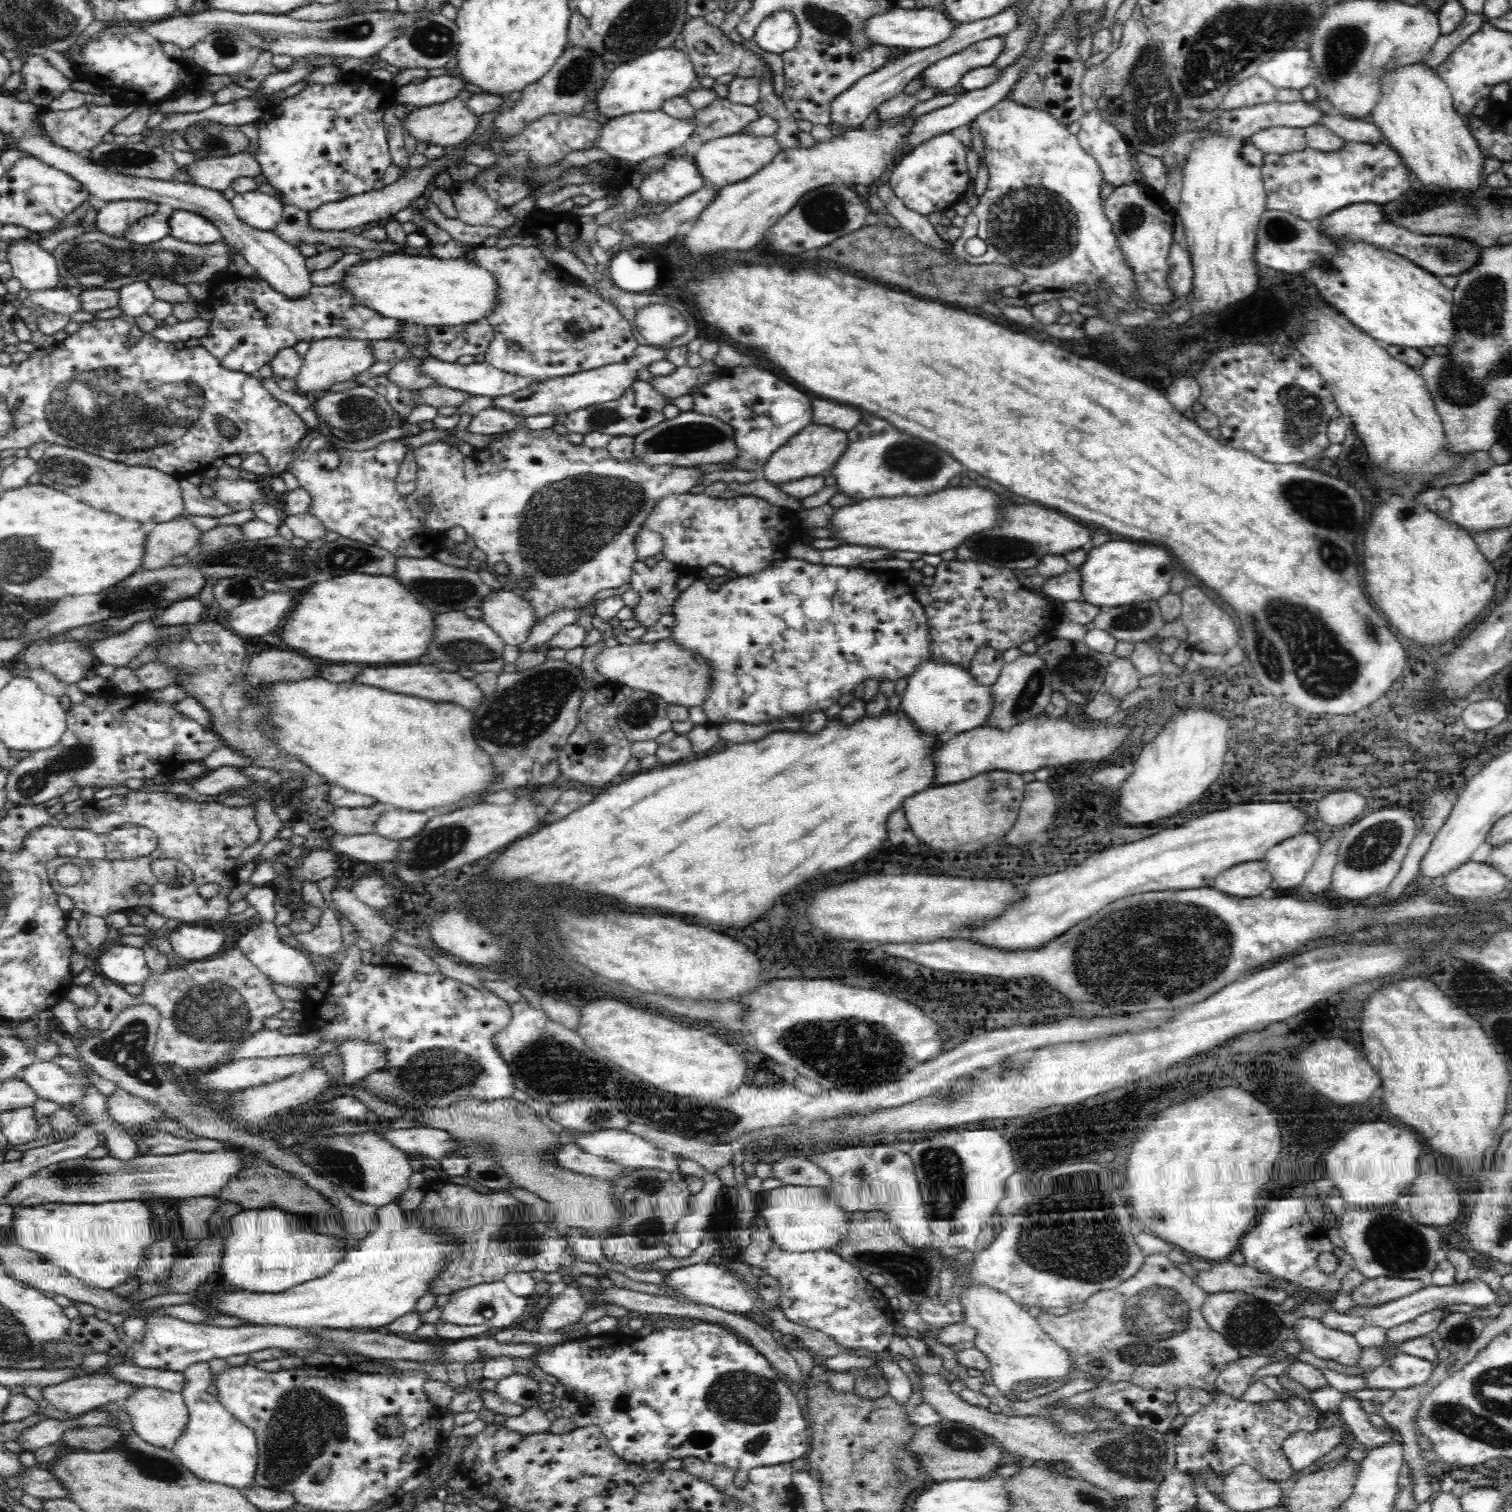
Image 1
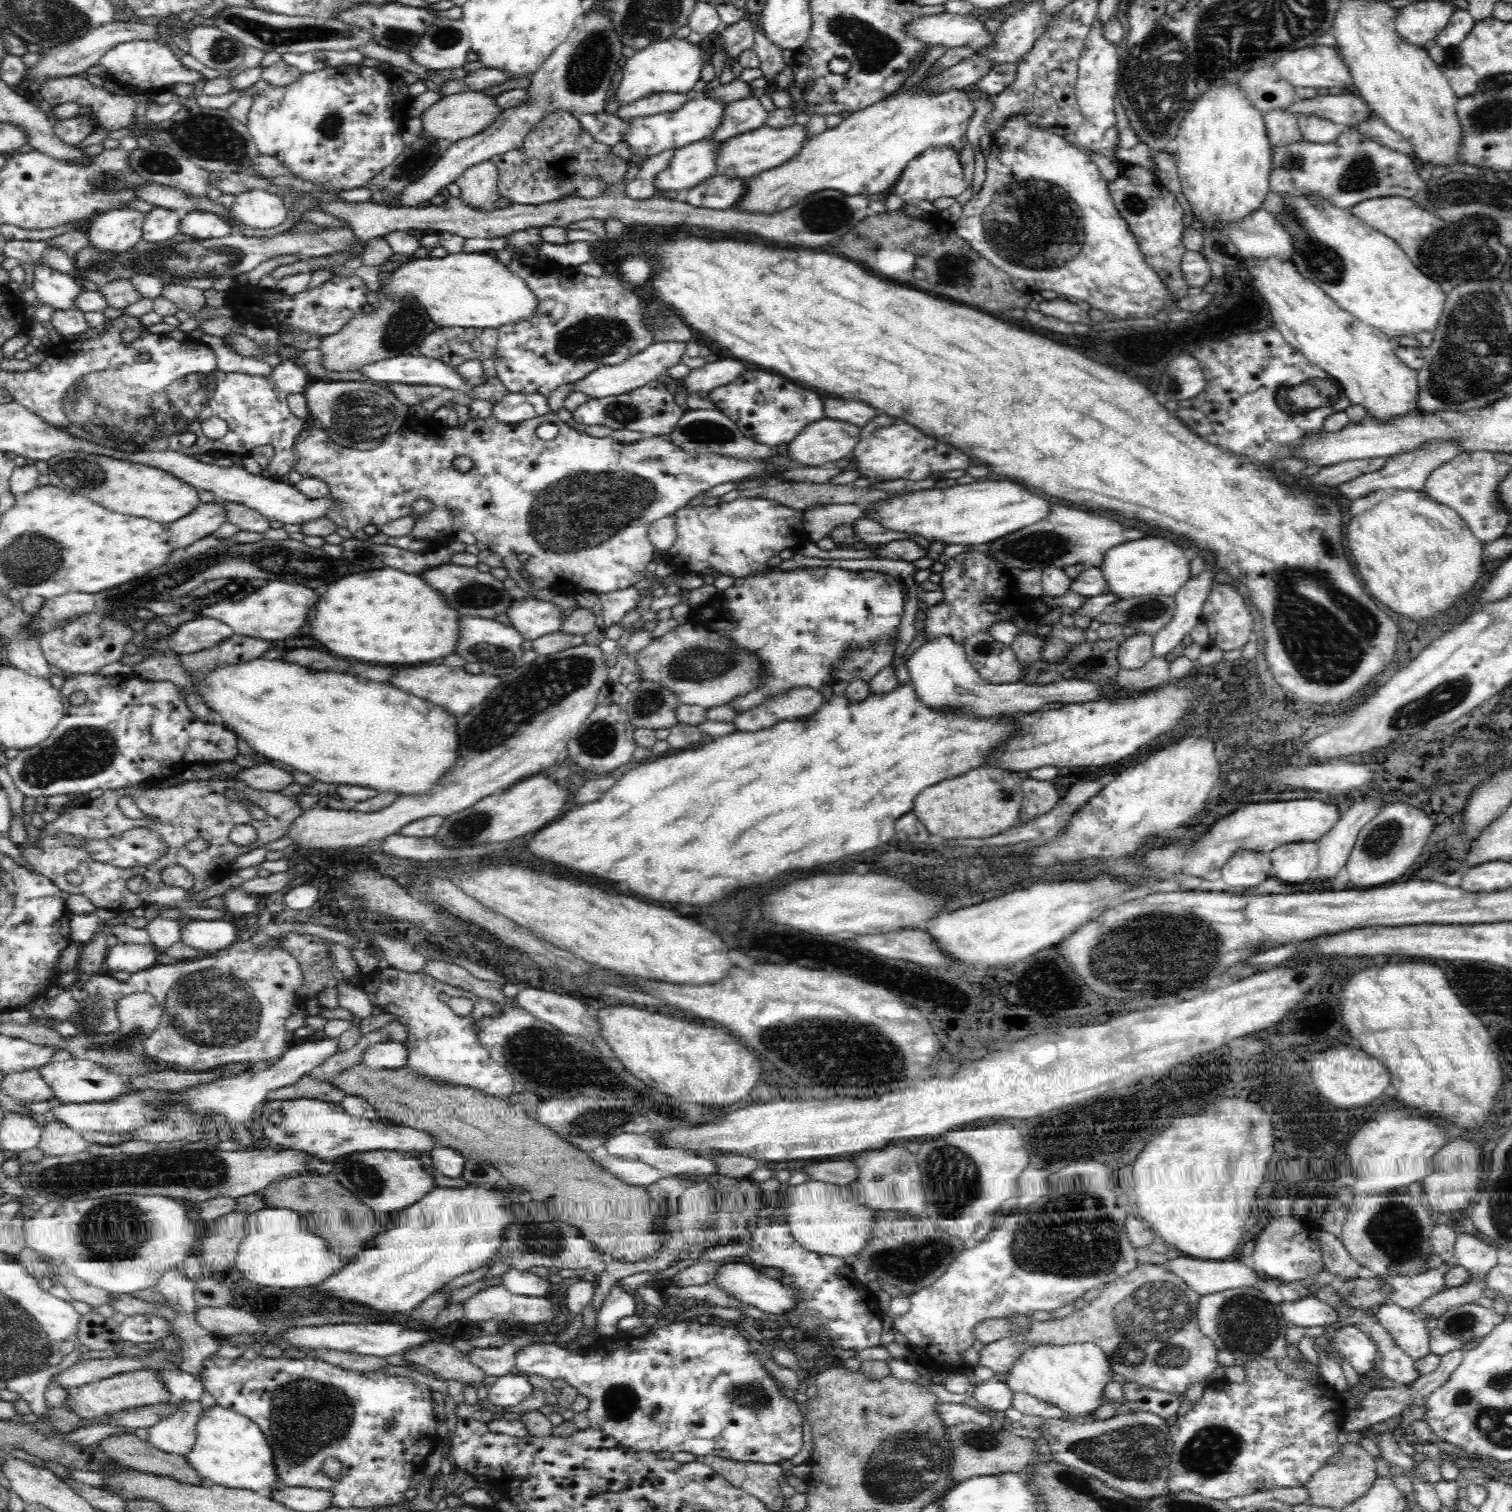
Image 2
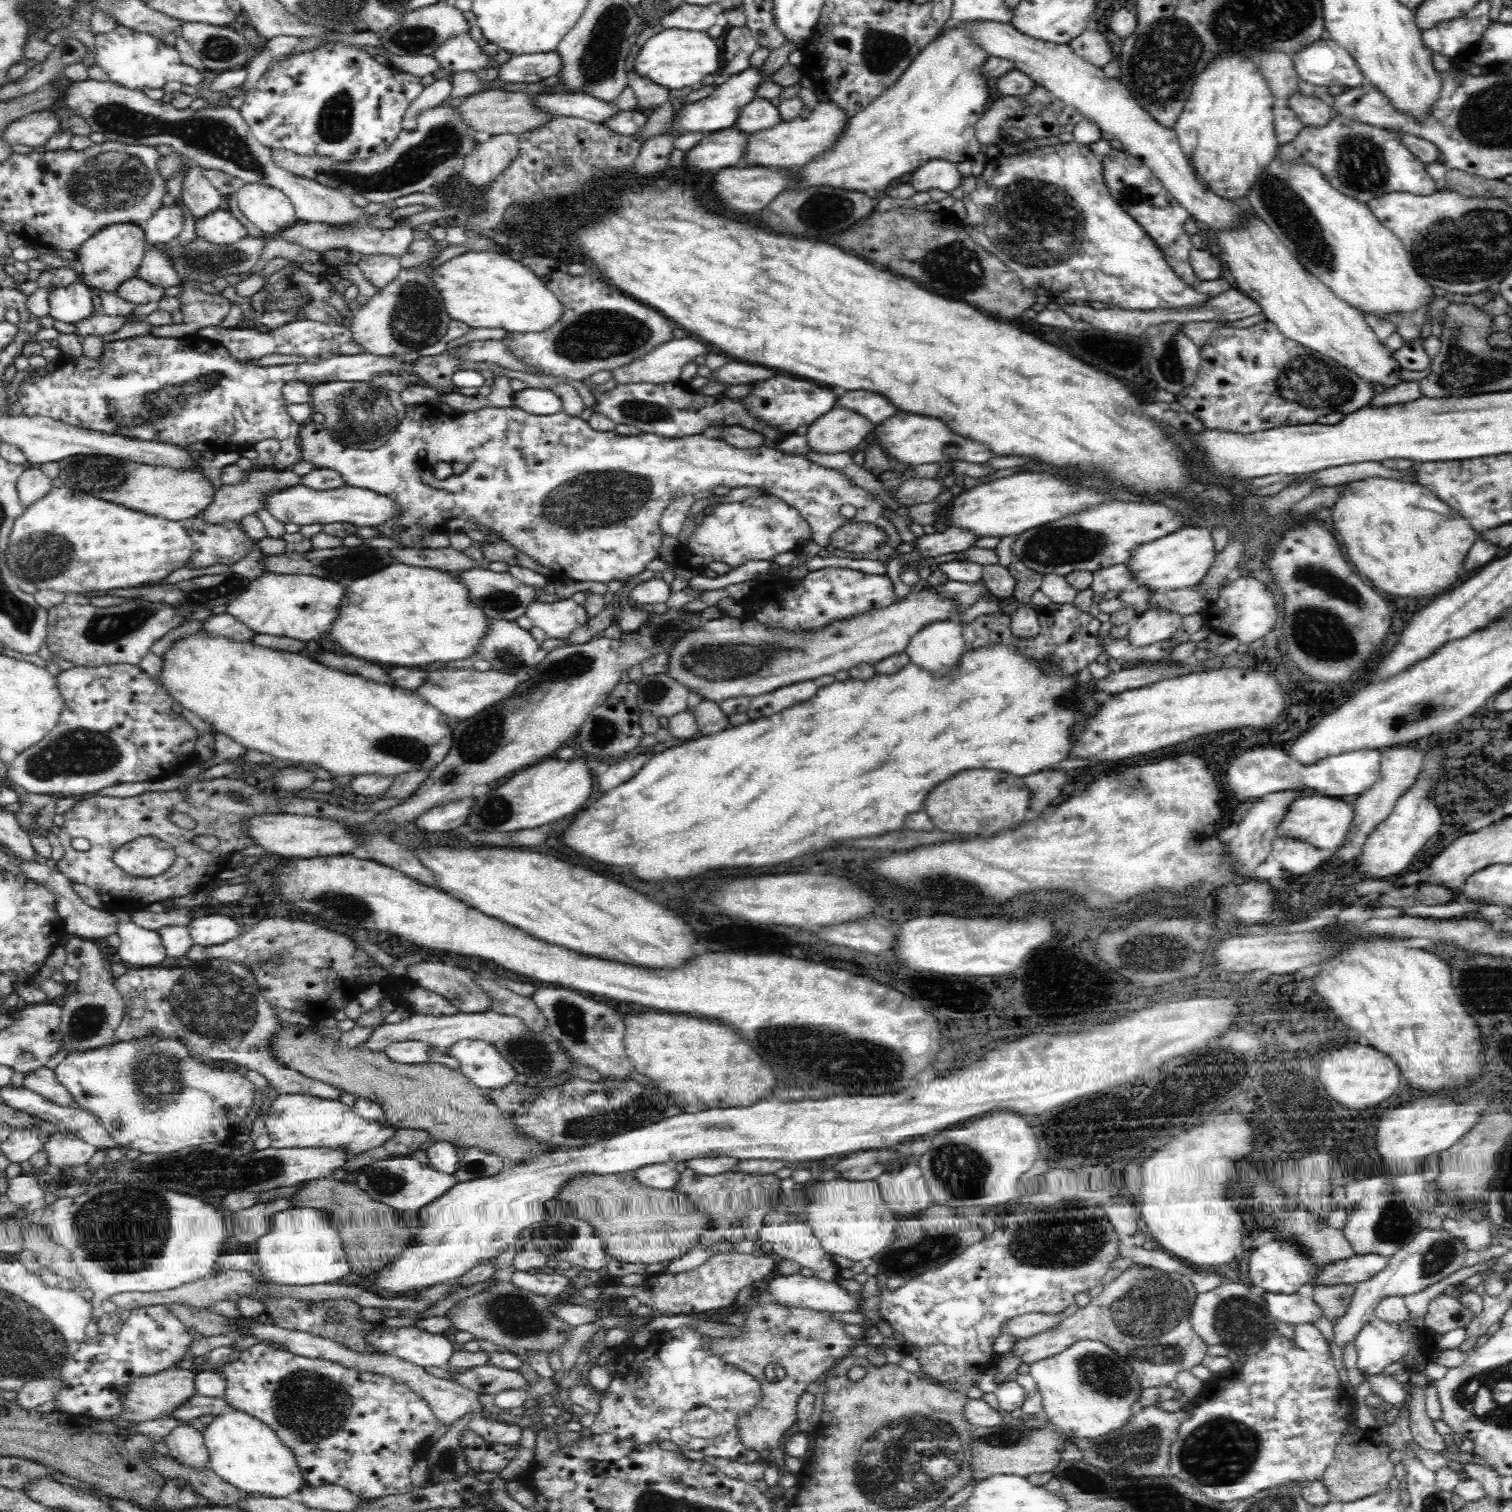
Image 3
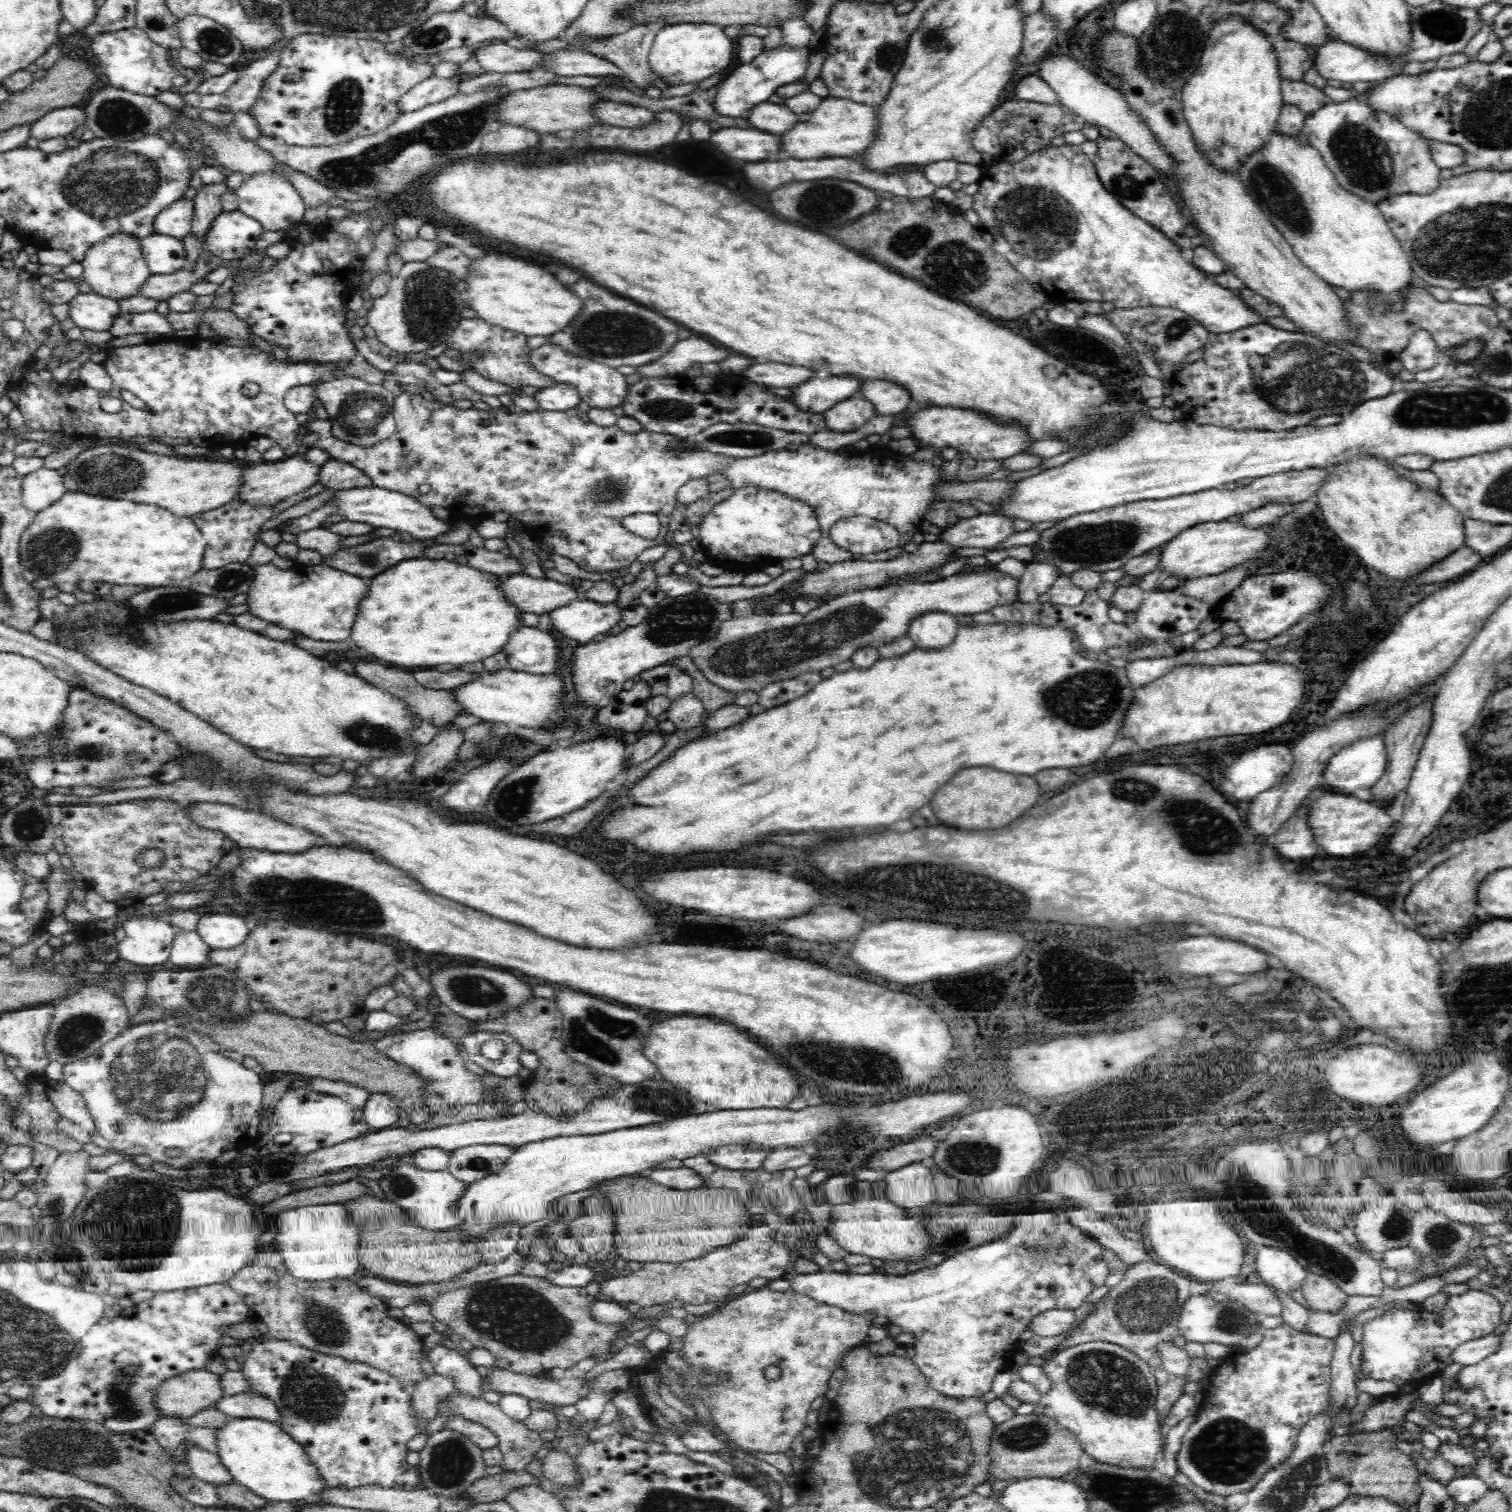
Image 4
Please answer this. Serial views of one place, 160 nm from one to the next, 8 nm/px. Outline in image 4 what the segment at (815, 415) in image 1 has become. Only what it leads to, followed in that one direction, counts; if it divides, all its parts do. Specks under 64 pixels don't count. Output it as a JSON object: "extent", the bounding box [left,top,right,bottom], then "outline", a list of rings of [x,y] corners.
{"extent":[856,379,912,416],"outline":[[[872,379],[863,382],[856,393],[868,403],[872,403],[874,414],[880,416],[896,416],[906,411],[912,405],[911,394],[904,386],[896,386],[892,381]]]}

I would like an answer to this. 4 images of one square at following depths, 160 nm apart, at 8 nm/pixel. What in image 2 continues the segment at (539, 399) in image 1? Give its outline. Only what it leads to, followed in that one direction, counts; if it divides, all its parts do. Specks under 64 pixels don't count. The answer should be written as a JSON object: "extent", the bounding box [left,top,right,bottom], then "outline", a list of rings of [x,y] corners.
{"extent":[566,342,686,399],"outline":[[[658,342],[646,346],[638,354],[627,358],[624,362],[617,365],[599,366],[592,370],[578,382],[570,384],[570,391],[566,398],[574,392],[583,392],[590,399],[606,398],[610,395],[628,394],[631,390],[640,388],[655,380],[660,374],[666,374],[666,370],[674,364],[680,363],[680,356],[684,354],[686,343],[684,342]]]}

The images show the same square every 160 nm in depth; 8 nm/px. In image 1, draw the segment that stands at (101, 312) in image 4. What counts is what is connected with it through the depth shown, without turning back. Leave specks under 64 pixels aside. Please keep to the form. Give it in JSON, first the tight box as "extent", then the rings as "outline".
{"extent":[6,239,63,290],"outline":[[[20,239],[6,249],[6,261],[10,263],[12,276],[20,281],[26,290],[63,287],[58,278],[56,261],[38,243]]]}

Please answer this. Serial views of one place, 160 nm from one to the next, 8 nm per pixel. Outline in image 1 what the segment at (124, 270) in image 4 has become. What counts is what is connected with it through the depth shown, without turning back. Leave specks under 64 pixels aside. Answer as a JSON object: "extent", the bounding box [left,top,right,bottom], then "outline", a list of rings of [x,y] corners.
{"extent":[96,201,158,239],"outline":[[[111,201],[100,205],[96,218],[97,230],[112,237],[123,239],[128,228],[140,218],[158,212],[158,205],[149,201]]]}

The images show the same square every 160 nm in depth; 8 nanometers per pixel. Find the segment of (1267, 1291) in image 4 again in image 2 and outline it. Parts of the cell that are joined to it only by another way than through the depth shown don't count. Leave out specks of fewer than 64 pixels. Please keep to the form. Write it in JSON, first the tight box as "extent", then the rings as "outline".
{"extent":[1280,1297,1340,1328],"outline":[[[1304,1297],[1294,1302],[1282,1302],[1280,1305],[1284,1318],[1291,1326],[1326,1328],[1340,1322],[1338,1313],[1334,1309],[1314,1297]]]}

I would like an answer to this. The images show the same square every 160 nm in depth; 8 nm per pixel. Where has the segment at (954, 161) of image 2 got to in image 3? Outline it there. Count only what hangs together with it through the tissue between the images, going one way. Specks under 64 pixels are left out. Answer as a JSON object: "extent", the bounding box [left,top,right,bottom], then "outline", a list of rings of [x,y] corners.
{"extent":[909,158,963,195],"outline":[[[930,158],[923,166],[914,170],[909,182],[916,193],[938,190],[946,195],[962,185],[963,177],[957,164],[940,158]]]}

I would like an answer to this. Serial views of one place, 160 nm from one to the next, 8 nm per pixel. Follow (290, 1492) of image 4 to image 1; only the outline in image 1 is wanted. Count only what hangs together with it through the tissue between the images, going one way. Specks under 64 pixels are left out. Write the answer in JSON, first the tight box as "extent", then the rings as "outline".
{"extent":[172,1362,258,1491],"outline":[[[207,1362],[192,1363],[182,1372],[184,1386],[180,1394],[186,1403],[189,1422],[184,1433],[176,1438],[172,1452],[192,1474],[208,1482],[231,1486],[242,1491],[254,1484],[254,1472],[258,1462],[256,1437],[252,1429],[242,1425],[230,1412],[227,1412],[219,1399],[208,1393],[212,1375]]]}

